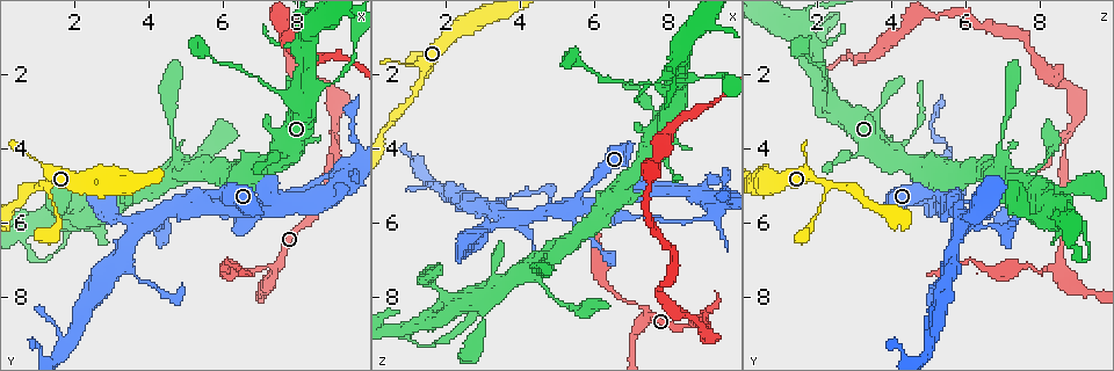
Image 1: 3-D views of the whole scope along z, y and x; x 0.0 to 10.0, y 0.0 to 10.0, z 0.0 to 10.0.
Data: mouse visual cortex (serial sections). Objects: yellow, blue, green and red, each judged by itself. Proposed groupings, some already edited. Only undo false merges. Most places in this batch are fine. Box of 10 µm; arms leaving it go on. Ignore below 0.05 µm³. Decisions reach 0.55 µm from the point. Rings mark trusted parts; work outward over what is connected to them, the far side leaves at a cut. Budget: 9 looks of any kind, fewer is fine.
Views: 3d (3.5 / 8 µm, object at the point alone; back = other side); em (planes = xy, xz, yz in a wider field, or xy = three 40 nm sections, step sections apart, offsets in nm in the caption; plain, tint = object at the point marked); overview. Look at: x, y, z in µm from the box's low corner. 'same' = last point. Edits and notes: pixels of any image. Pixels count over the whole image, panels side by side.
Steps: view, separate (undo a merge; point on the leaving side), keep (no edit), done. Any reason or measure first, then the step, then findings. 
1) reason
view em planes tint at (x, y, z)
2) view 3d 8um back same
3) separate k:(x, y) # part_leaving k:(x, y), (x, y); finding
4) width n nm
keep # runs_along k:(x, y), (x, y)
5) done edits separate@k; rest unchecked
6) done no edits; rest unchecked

a narrow waist
view 3d 8um back at (1.45, 5.80, 2.00)

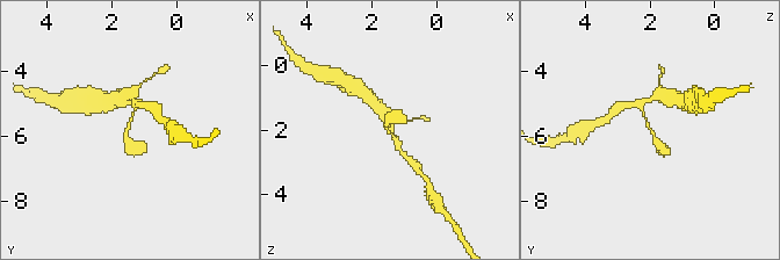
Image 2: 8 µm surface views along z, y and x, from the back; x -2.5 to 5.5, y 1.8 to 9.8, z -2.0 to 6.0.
arm_widths 150, 350 nm
view em xy step 2 tint same

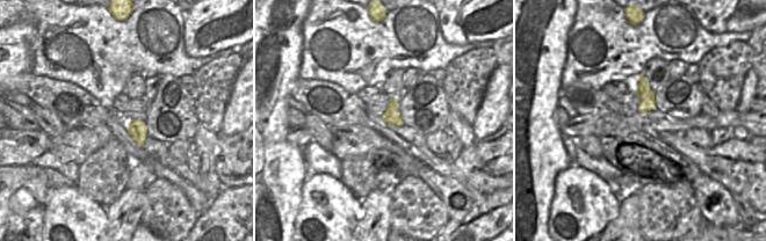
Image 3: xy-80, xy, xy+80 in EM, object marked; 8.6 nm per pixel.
keep # runs_along 2:(641, 102), (658, 150); one cell here

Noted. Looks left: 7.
sharp bend
view 3d 8um at (1.15, 7.10, 9.20)

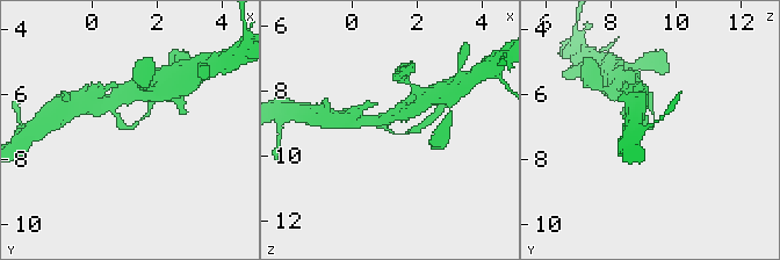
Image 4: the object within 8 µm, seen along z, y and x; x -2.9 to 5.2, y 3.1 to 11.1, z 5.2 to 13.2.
zoom in
view 3d 3.5um same

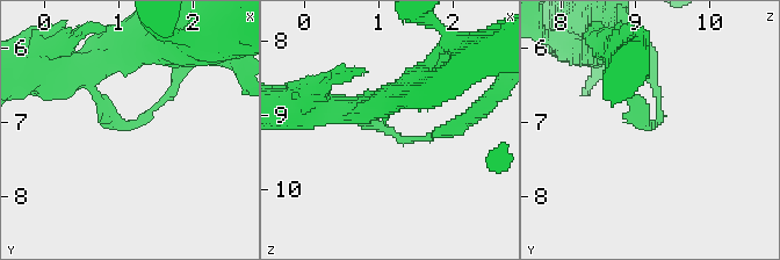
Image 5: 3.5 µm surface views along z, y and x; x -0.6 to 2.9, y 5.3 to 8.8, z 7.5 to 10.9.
arm_widths 100, 150 nm
view em xy step 3 tint at (1.20, 7.05, 9.25)

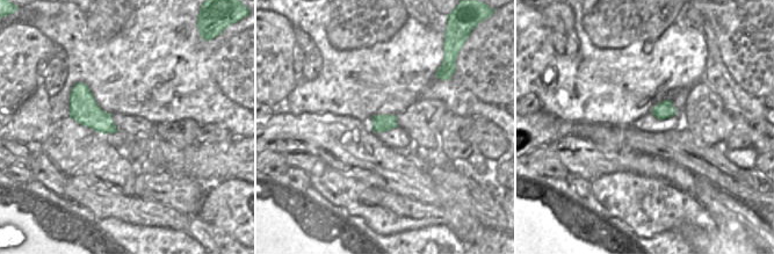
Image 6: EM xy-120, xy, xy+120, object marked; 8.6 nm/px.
keep # runs_along 5:(352, 107), (402, 139), (441, 131); continuous, no second cell

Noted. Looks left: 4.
thin neck
view 3d 3.5um at (9.05, 3.85, 8.80)

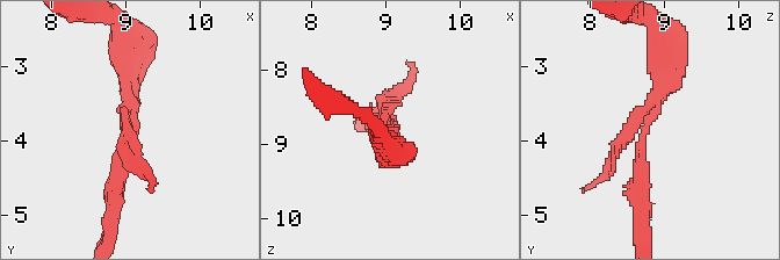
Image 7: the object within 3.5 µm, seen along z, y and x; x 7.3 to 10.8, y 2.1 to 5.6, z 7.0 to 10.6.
view em xy step 3 tint at (9.05, 3.85, 8.75)

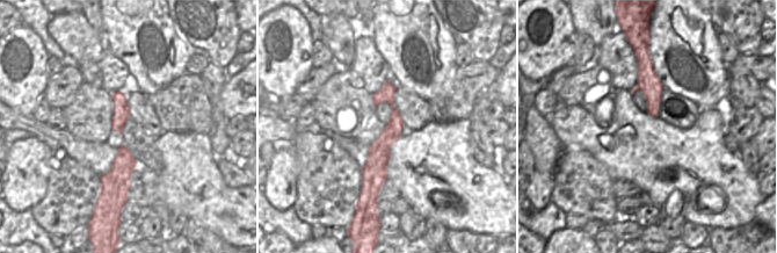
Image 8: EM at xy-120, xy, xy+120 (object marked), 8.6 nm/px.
keep # runs_along 7:(640, 206), (640, 149), (672, 59); one cell here

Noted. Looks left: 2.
three arms meet
view 3d 3.5um at (7.15, 7.20, 8.20)

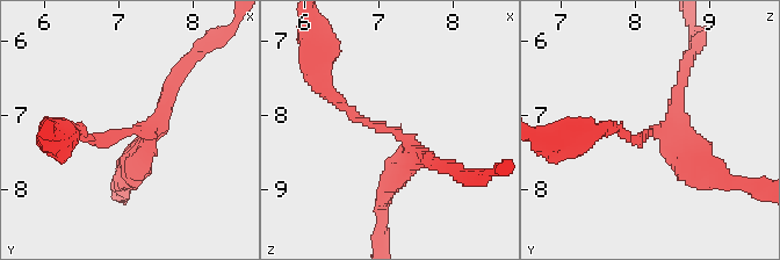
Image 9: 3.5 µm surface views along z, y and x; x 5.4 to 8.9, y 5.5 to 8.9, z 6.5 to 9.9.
arms 3; arm_widths 150, 200, 250 nm
view em planes tint at (7.15, 7.20, 8.25)

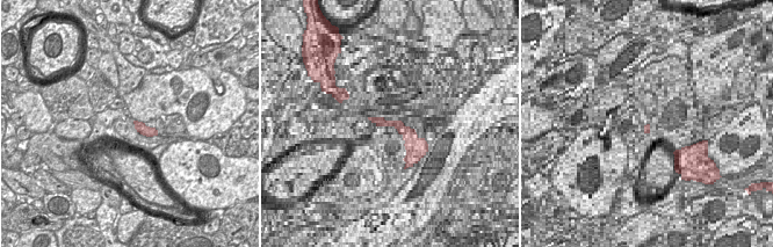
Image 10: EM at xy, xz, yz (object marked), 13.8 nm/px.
keep # runs_along 9:(431, 160), (327, 93); all the same cell

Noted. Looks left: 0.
done no edits; rest unchecked

